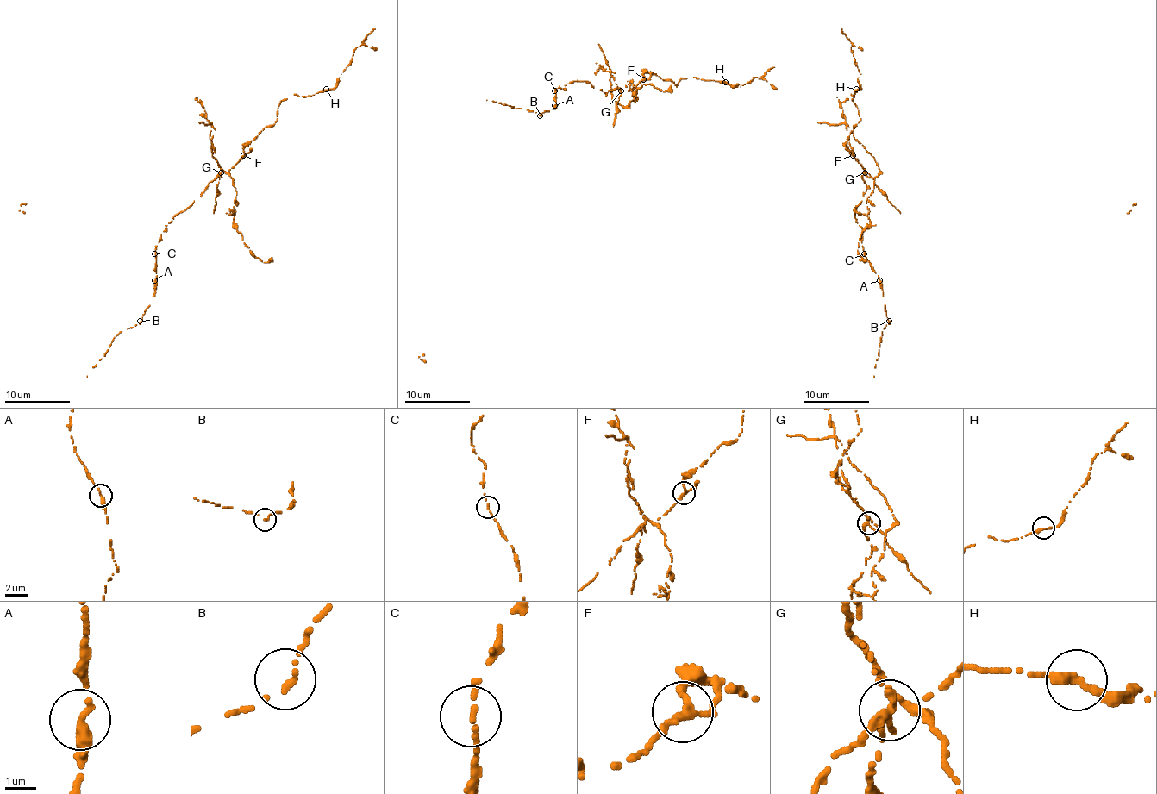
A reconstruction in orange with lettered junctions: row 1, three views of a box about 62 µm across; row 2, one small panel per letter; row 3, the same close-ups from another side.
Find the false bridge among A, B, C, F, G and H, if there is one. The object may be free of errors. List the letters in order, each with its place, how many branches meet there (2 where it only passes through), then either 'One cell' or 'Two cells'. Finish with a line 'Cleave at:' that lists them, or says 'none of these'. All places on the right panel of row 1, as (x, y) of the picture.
A: Place: (879, 280). Branches: 2. One cell
B: Place: (889, 321). Branches: 1. One cell
C: Place: (864, 253). Branches: 1. One cell
F: Place: (853, 155). Branches: 3. One cell
G: Place: (865, 172). Branches: 3. Two cells
H: Place: (856, 89). Branches: 2. One cell
Cleave at: G

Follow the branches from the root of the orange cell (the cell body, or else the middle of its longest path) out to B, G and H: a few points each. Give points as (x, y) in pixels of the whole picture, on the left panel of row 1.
B: (154, 253), (154, 295), (140, 321)
G: (154, 253), (154, 246), (168, 222), (201, 196), (206, 186), (221, 173)
H: (154, 253), (168, 222), (222, 170), (232, 168), (243, 148), (277, 121), (284, 99), (326, 89)

